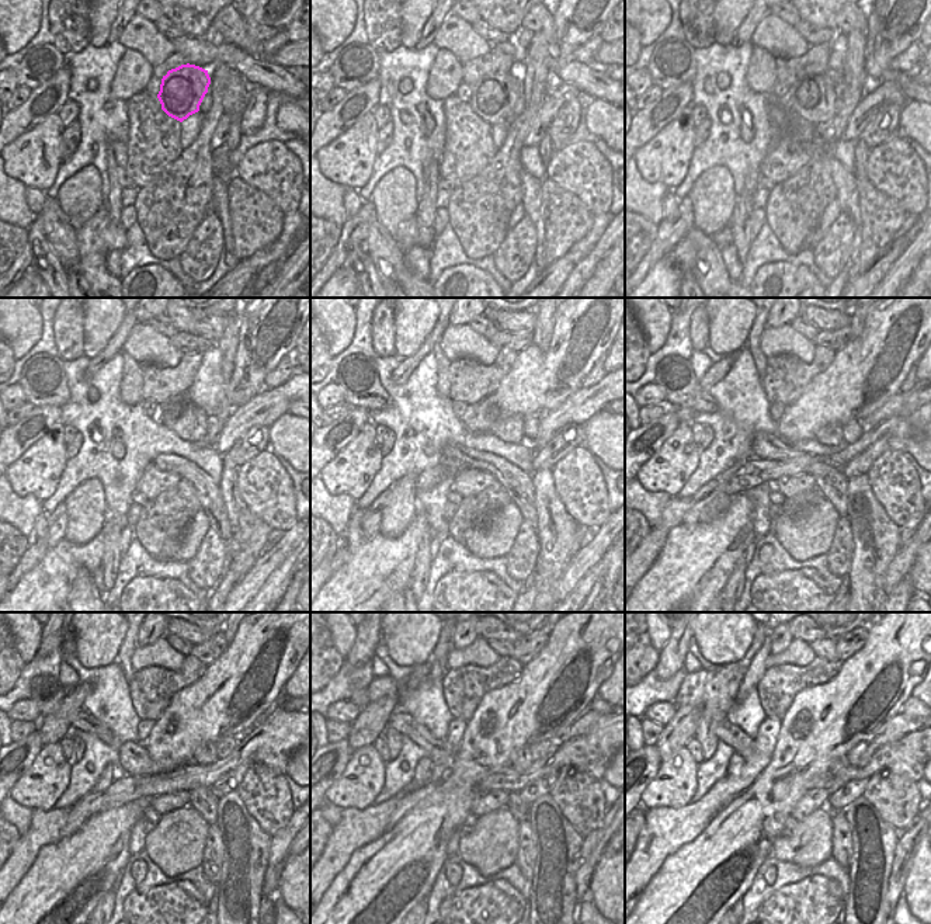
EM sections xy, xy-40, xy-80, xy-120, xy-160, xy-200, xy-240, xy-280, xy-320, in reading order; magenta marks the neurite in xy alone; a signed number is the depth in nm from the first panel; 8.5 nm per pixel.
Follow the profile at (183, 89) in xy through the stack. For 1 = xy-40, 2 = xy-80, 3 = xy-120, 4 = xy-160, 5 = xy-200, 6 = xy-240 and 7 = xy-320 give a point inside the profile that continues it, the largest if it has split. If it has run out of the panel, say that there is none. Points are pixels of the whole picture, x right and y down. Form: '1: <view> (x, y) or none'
1: xy-40 (493, 98)
2: xy-80 (813, 97)
3: xy-120 (179, 414)
4: xy-160 (509, 427)
5: xy-200 (832, 434)
6: xy-240 (205, 753)
7: xy-320 (840, 763)

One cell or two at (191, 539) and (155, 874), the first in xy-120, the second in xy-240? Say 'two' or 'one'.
two

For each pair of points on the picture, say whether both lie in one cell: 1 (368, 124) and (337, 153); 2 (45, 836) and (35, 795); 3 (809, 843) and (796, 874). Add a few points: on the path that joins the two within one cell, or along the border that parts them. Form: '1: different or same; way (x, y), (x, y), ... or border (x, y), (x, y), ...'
1: same; way (361, 131), (344, 148)
2: different; border (52, 806), (45, 810), (32, 810)
3: different; border (768, 855), (799, 865), (817, 865), (829, 858)

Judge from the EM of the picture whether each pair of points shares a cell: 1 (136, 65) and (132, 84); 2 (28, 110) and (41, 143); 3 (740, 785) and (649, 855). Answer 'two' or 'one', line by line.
1: one
2: two
3: one

